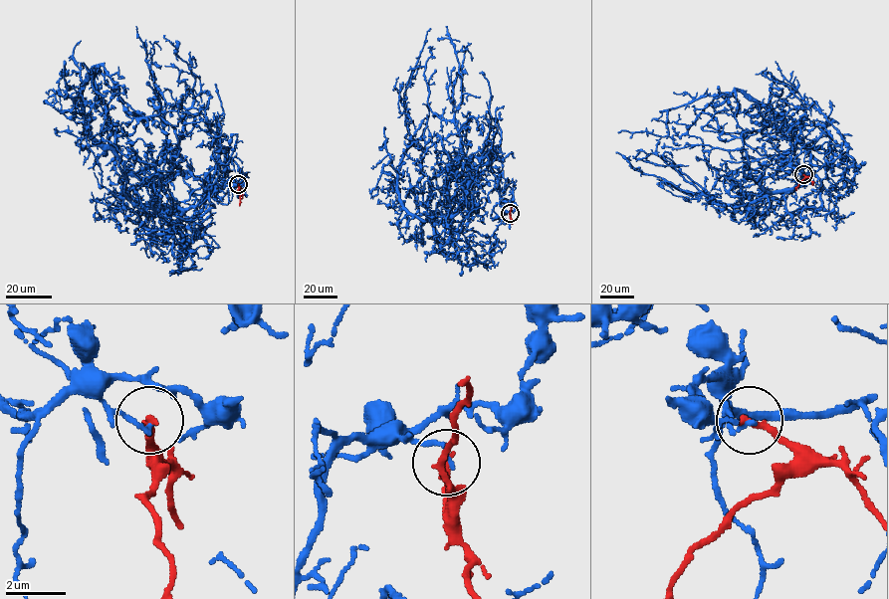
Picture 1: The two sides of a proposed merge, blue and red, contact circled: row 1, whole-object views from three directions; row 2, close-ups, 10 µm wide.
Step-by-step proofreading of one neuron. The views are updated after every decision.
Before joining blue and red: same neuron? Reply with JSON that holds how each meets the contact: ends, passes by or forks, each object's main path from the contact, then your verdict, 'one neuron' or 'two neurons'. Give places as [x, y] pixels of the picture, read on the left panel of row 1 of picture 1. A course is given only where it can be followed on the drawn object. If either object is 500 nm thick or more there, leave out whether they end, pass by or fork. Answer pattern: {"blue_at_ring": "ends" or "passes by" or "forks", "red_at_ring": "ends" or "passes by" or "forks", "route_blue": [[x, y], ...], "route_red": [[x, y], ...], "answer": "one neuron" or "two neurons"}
{"blue_at_ring": "ends", "red_at_ring": "ends", "route_blue": [[238, 184], [212, 169], [188, 199], [162, 205], [88, 126], [83, 88], [97, 67], [102, 129], [127, 124]], "route_red": [[238, 184], [239, 205]], "answer": "two neurons"}

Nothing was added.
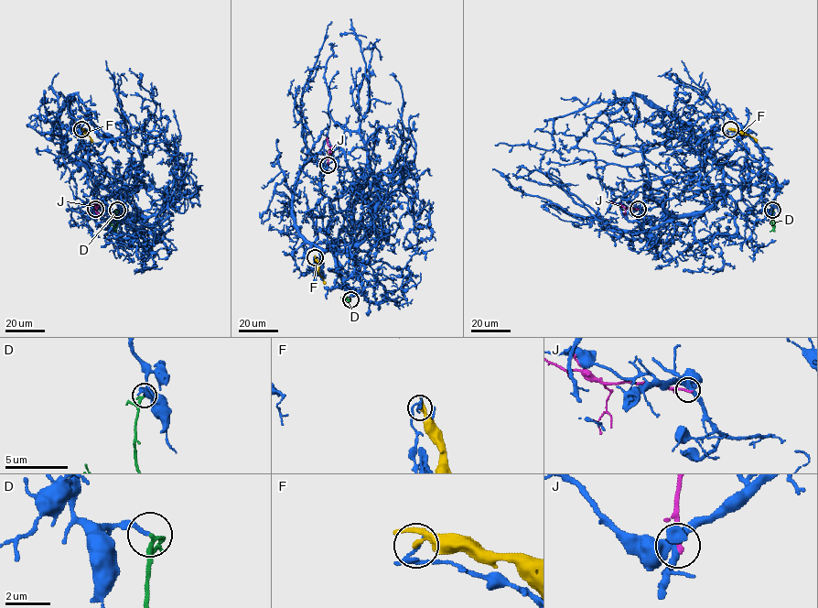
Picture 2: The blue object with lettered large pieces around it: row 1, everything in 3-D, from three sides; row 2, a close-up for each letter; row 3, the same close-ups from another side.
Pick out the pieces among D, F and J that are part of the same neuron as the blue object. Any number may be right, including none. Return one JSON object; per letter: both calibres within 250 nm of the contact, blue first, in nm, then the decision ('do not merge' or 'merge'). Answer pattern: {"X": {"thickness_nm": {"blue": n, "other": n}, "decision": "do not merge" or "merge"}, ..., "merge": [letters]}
{"D": {"thickness_nm": {"blue": 180, "other": 150}, "decision": "merge"}, "F": {"thickness_nm": {"blue": 110, "other": 190}, "decision": "do not merge"}, "J": {"thickness_nm": {"blue": 360, "other": 220}, "decision": "do not merge"}, "merge": ["D"]}

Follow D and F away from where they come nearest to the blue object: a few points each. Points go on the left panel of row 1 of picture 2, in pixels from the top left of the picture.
D: (117, 211), (116, 227), (108, 222)
F: (81, 129), (92, 142)

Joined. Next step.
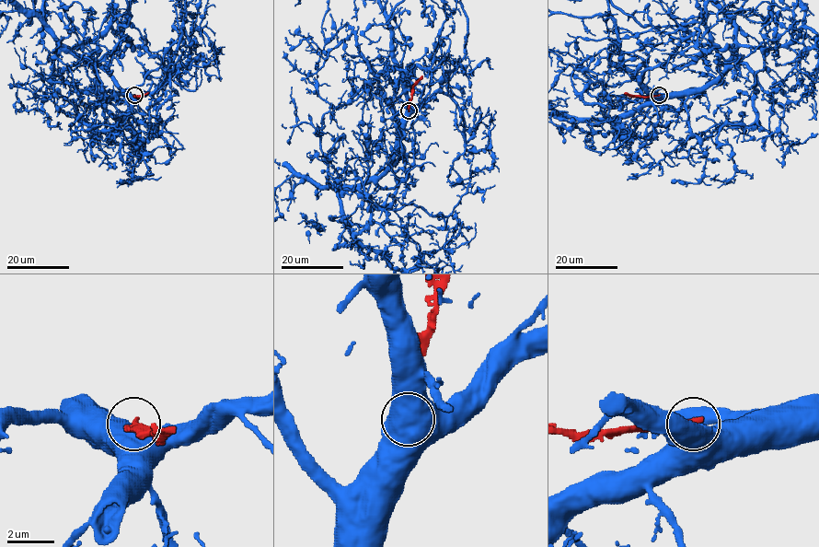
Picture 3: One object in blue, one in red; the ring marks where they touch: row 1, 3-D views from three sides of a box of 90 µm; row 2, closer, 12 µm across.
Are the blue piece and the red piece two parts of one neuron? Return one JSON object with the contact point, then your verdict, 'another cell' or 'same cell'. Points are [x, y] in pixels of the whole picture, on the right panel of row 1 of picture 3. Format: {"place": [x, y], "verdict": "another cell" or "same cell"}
{"place": [659, 95], "verdict": "another cell"}

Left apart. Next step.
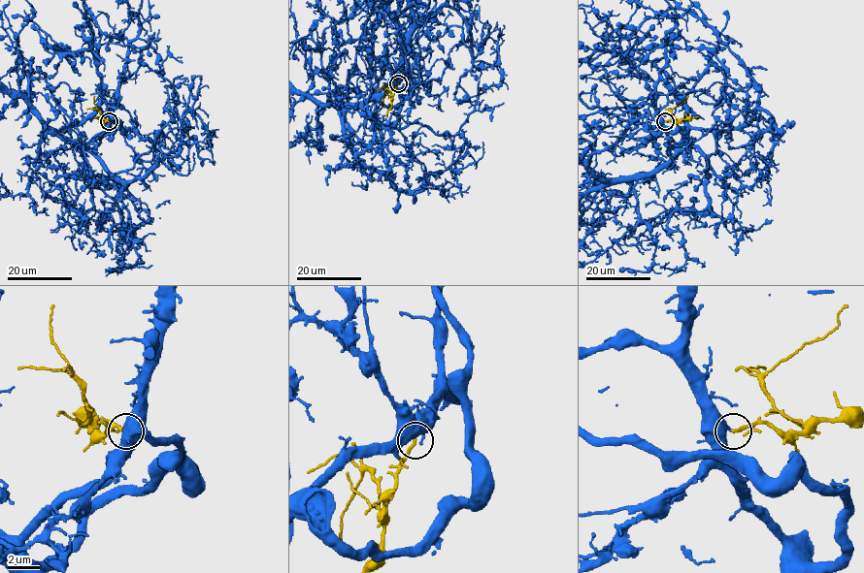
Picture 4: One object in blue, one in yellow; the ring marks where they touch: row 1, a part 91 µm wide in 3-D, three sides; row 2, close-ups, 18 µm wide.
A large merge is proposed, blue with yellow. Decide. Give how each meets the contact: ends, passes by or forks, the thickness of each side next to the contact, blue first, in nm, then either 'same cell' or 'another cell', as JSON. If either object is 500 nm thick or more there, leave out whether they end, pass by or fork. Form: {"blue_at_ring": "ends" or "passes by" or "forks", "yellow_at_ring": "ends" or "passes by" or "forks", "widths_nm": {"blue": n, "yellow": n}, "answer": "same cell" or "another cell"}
{"widths_nm": {"blue": 500, "yellow": 200}, "answer": "same cell"}

